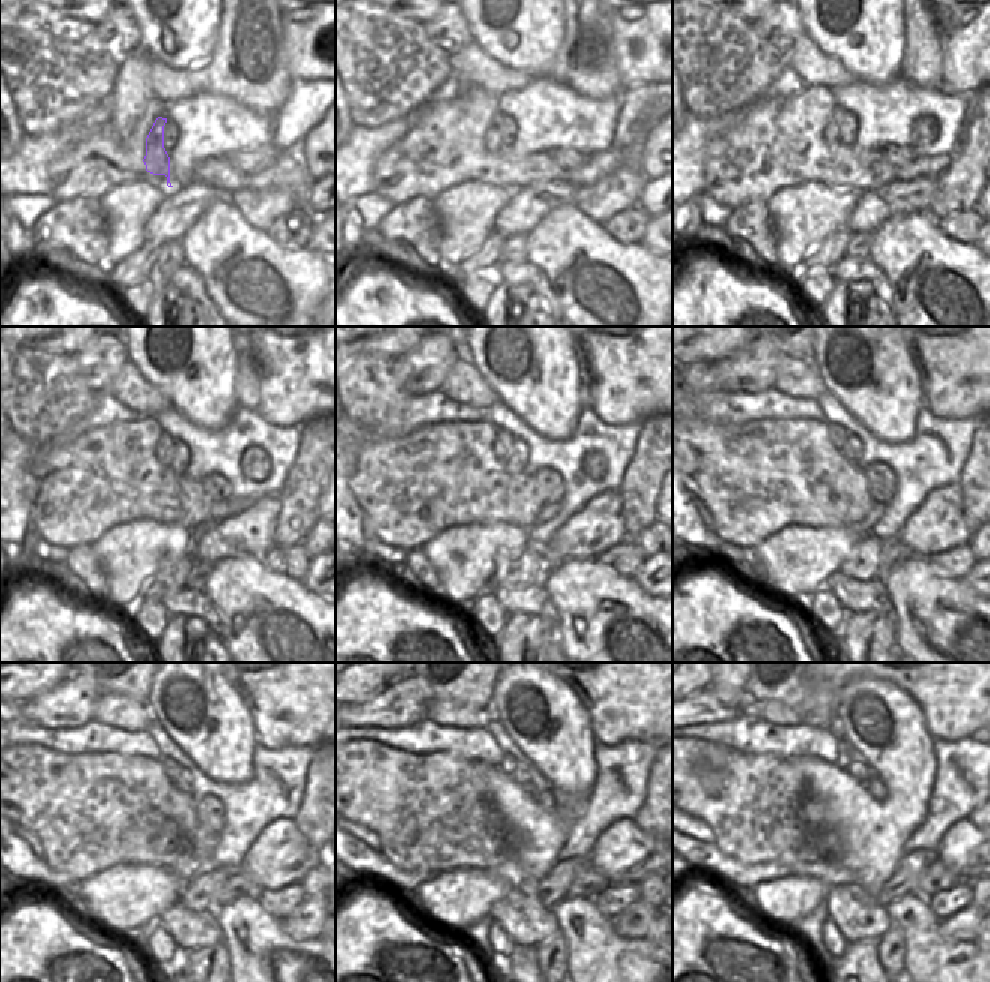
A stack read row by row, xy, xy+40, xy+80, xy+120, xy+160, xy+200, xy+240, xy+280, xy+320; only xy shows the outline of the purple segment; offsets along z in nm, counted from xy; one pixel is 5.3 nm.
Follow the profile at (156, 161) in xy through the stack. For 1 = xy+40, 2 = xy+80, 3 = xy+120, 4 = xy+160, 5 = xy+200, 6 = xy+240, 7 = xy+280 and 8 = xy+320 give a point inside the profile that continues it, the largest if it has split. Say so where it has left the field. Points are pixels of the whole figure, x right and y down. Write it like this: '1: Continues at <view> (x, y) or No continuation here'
1: Continues at xy+40 (492, 137)
2: Continues at xy+80 (831, 129)
3: Continues at xy+120 (164, 449)
4: Continues at xy+160 (503, 443)
5: Continues at xy+200 (840, 437)
6: Continues at xy+240 (171, 769)
7: Continues at xy+280 (507, 763)
8: Continues at xy+320 (843, 760).

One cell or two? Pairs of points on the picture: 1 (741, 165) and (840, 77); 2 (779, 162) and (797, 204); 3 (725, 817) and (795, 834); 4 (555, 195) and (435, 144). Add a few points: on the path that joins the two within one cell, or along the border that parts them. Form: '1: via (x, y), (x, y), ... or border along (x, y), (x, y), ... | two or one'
1: border along (806, 84), (821, 84), (830, 90) | two
2: border along (824, 183), (801, 182), (783, 186), (767, 203) | two
3: border along (767, 804), (728, 825), (702, 807) | two
4: border along (564, 180), (540, 180), (519, 189) | two

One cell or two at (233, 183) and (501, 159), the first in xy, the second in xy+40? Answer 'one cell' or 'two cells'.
one cell

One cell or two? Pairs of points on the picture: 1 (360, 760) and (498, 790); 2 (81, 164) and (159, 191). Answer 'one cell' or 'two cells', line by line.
1: two cells
2: two cells

